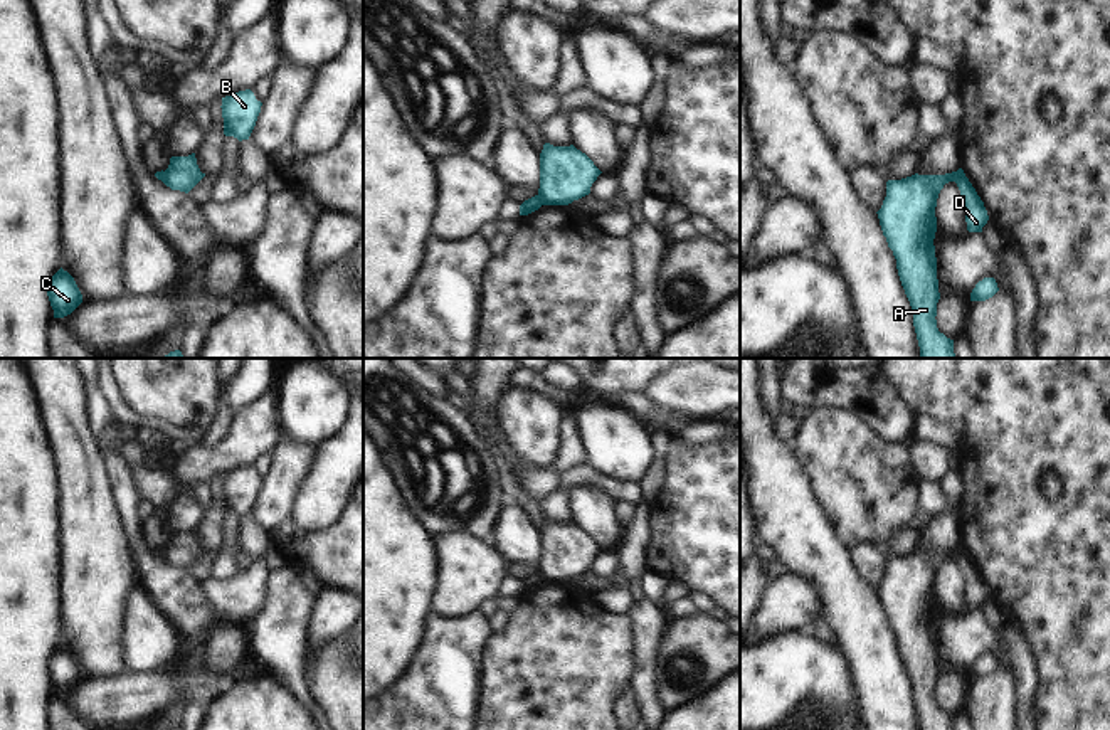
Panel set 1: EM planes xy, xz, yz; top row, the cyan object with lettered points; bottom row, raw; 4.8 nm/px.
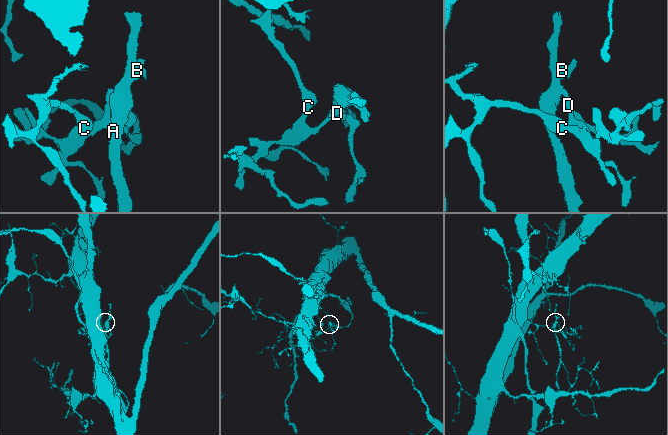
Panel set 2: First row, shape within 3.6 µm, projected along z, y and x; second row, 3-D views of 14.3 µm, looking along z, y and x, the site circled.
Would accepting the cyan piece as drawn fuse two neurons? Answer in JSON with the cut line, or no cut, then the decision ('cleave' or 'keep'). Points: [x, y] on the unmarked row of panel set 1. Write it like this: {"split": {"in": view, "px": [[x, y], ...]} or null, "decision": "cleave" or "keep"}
{"split": {"in": "xz", "px": [[539, 571], [544, 581]]}, "decision": "cleave"}

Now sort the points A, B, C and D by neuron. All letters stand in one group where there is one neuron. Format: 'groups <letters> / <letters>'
groups A B / C D

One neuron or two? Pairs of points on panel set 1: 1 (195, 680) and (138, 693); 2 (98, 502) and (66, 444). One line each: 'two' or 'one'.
1: one
2: one

